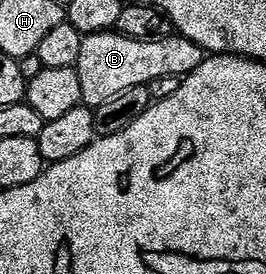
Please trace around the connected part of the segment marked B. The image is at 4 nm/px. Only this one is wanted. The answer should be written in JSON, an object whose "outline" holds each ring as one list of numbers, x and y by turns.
{"outline":[[103,31,83,36,75,69,82,80,84,103,95,109,106,105,110,97,126,93,126,89,148,87,158,78,175,75,186,77,194,69,198,69,205,58,203,49,179,33,169,33,154,39,131,39,116,31]]}

